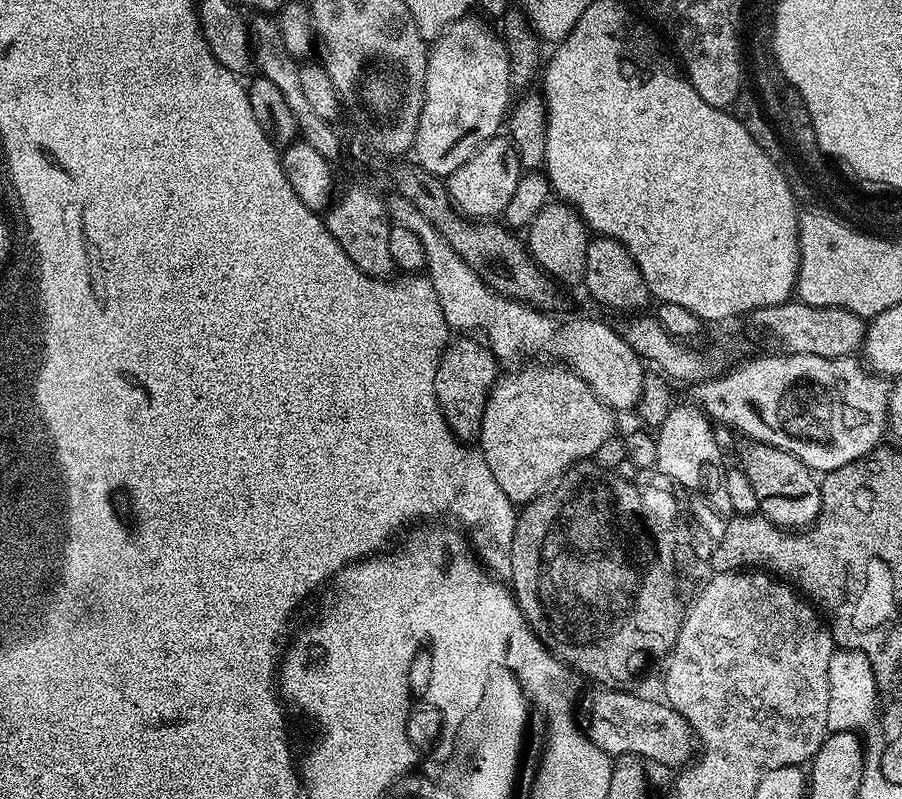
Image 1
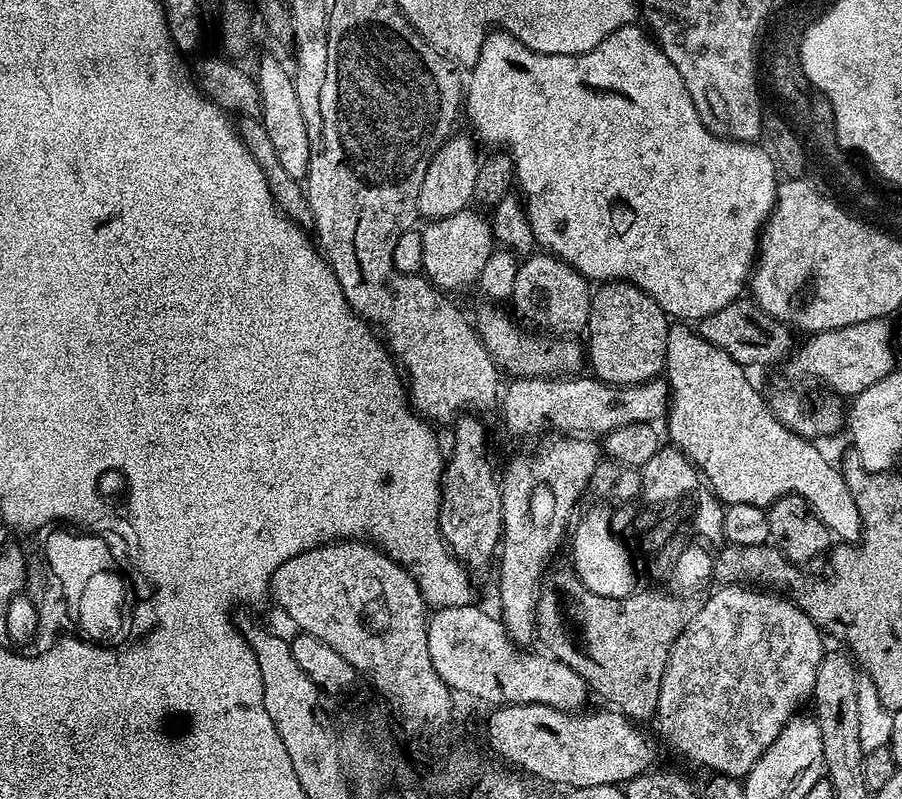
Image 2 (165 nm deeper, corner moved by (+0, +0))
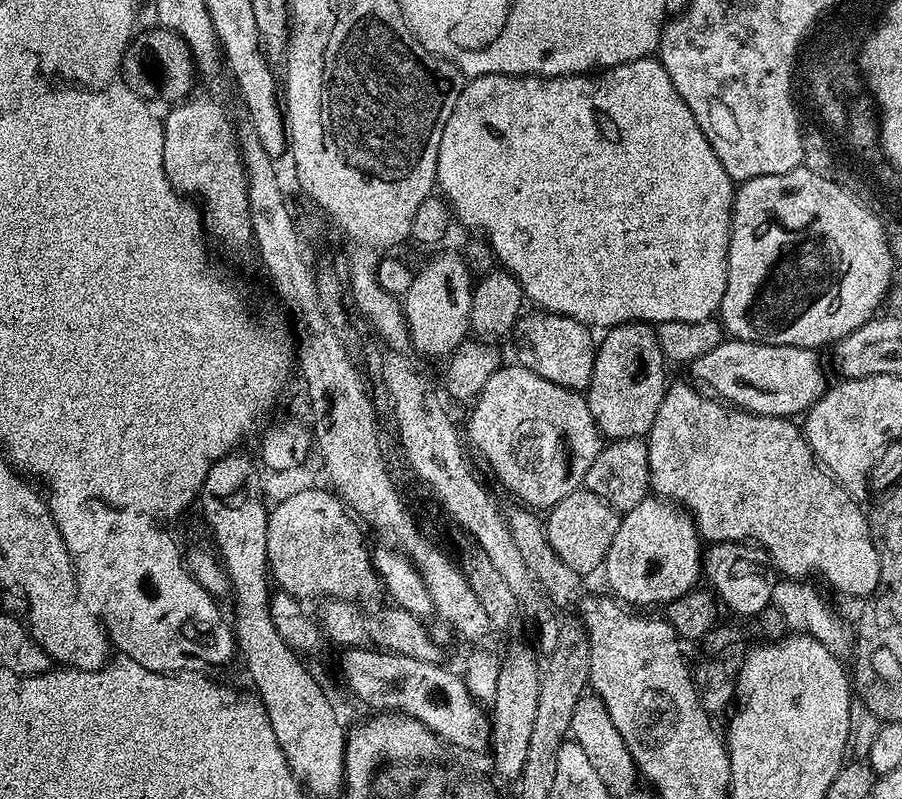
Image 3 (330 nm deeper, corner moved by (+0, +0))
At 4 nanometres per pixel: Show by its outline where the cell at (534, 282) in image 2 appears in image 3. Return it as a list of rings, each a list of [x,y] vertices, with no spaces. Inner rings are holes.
[[[543,310],[533,313],[523,315],[514,329],[517,363],[563,388],[587,391],[593,376],[596,349],[596,340],[592,338],[593,331],[587,325],[564,315],[554,315]]]

